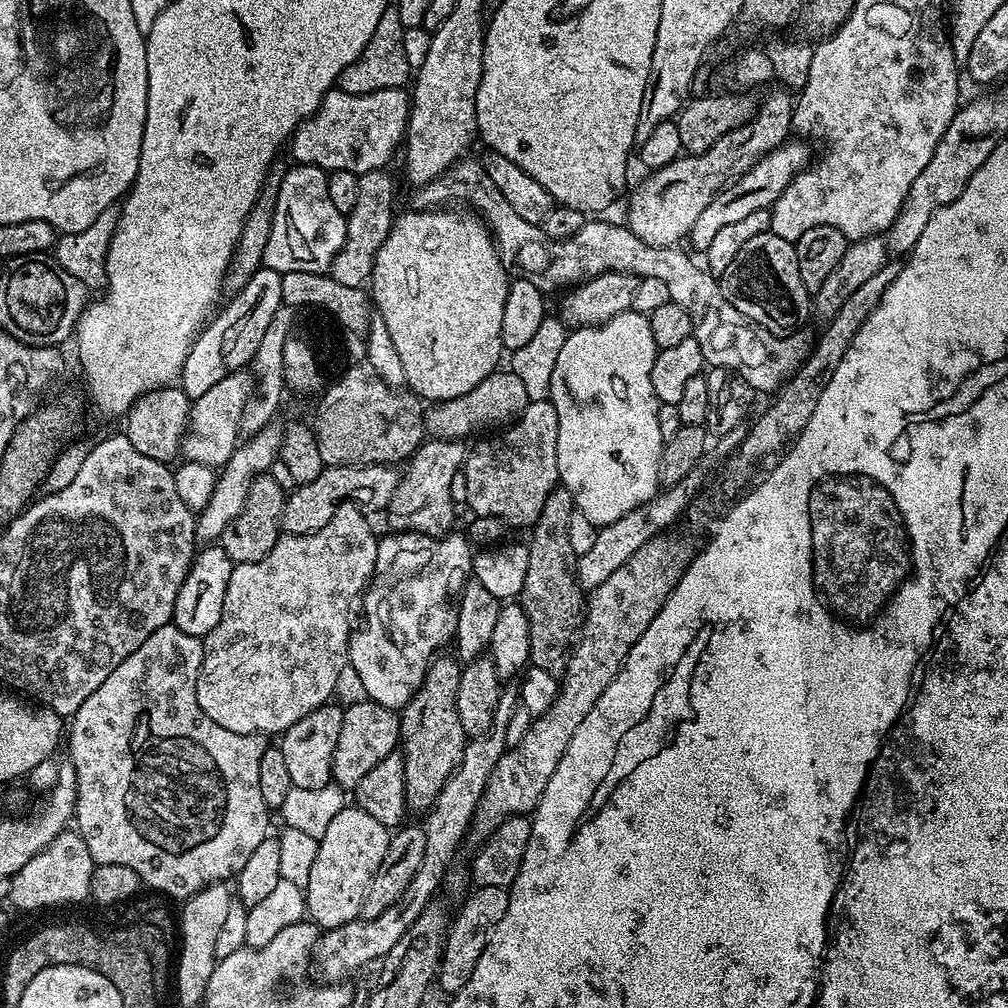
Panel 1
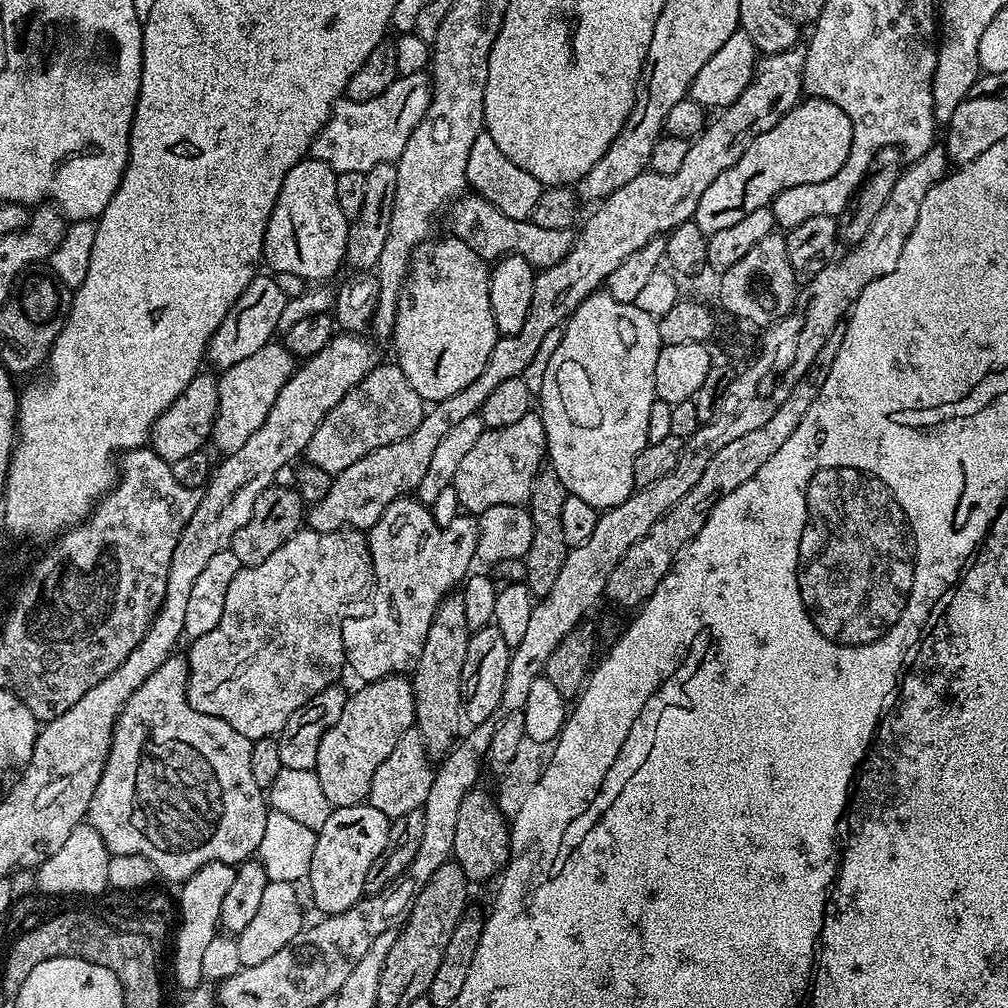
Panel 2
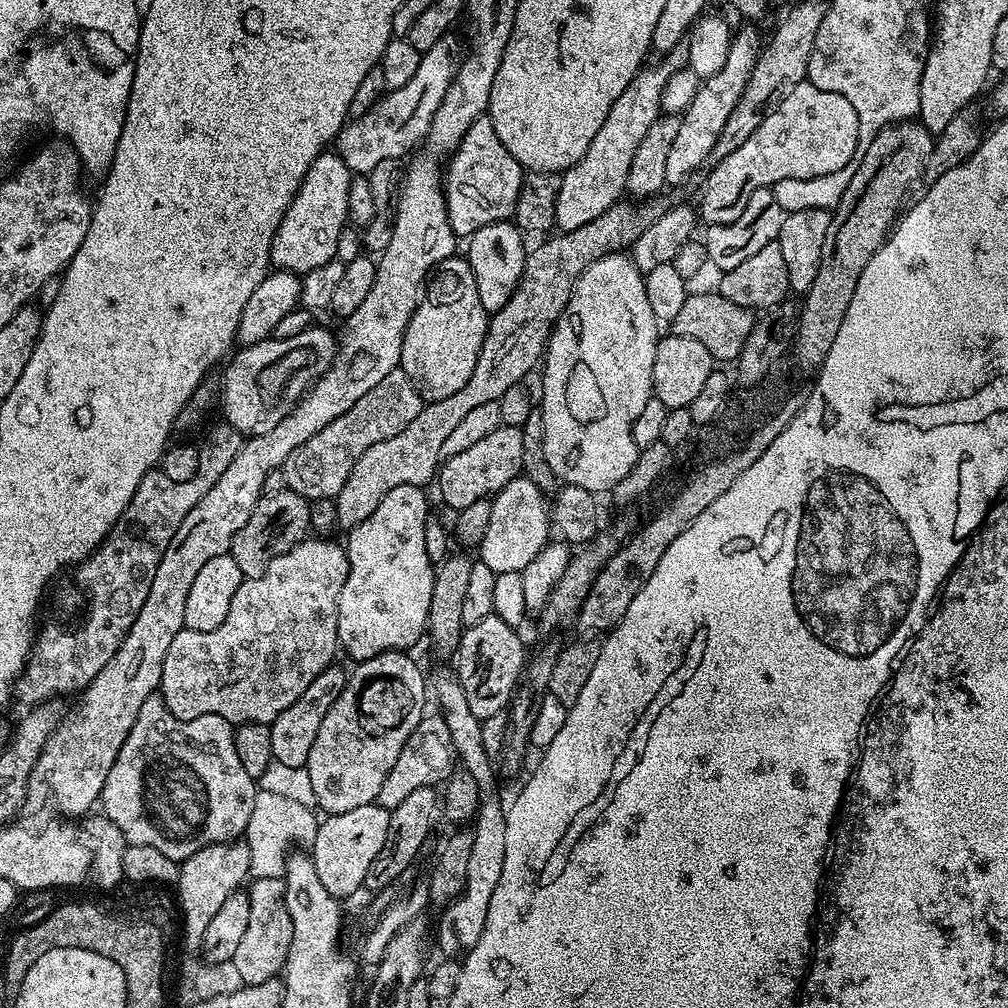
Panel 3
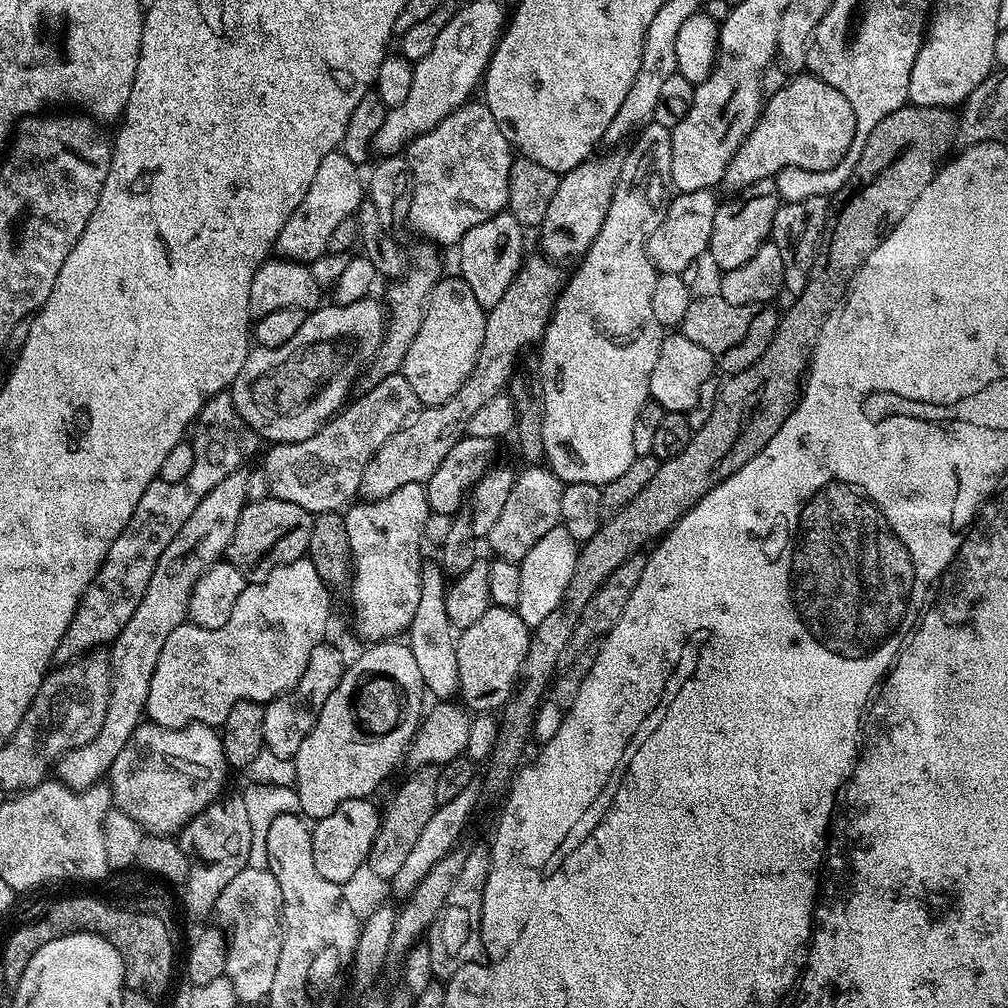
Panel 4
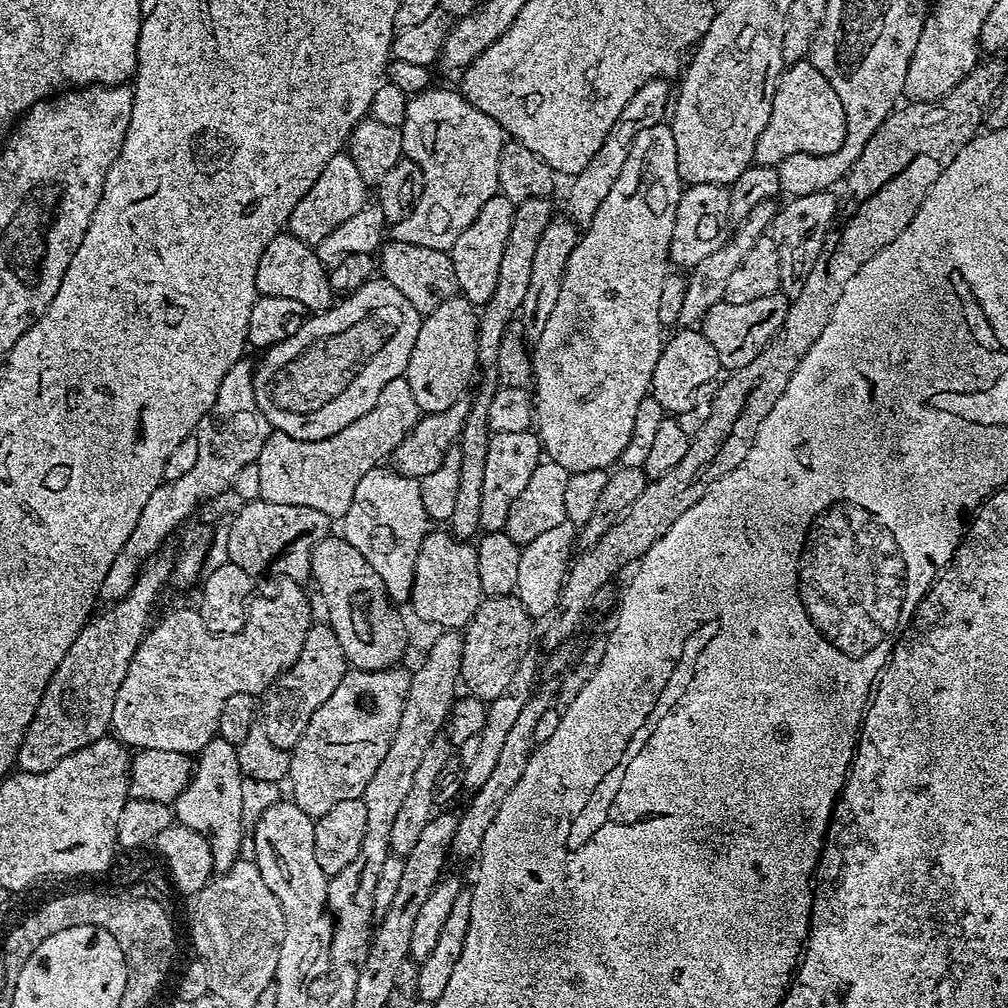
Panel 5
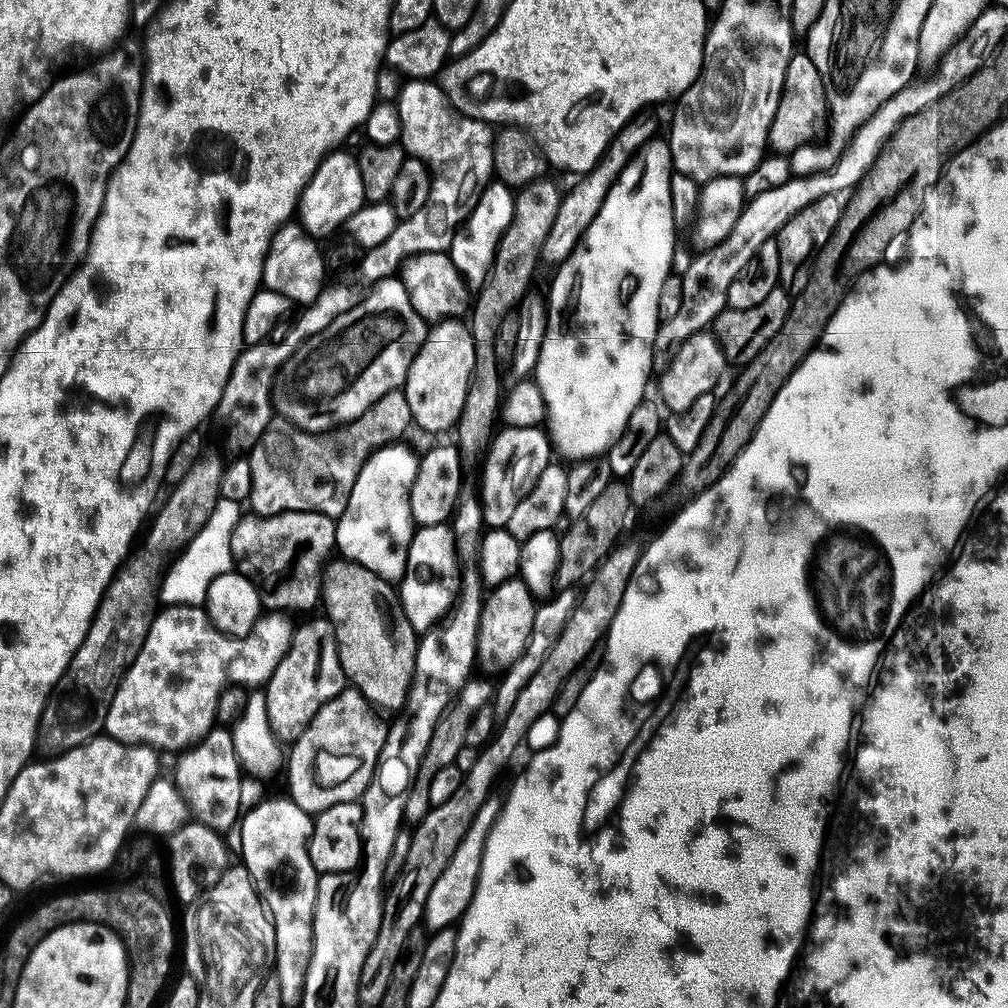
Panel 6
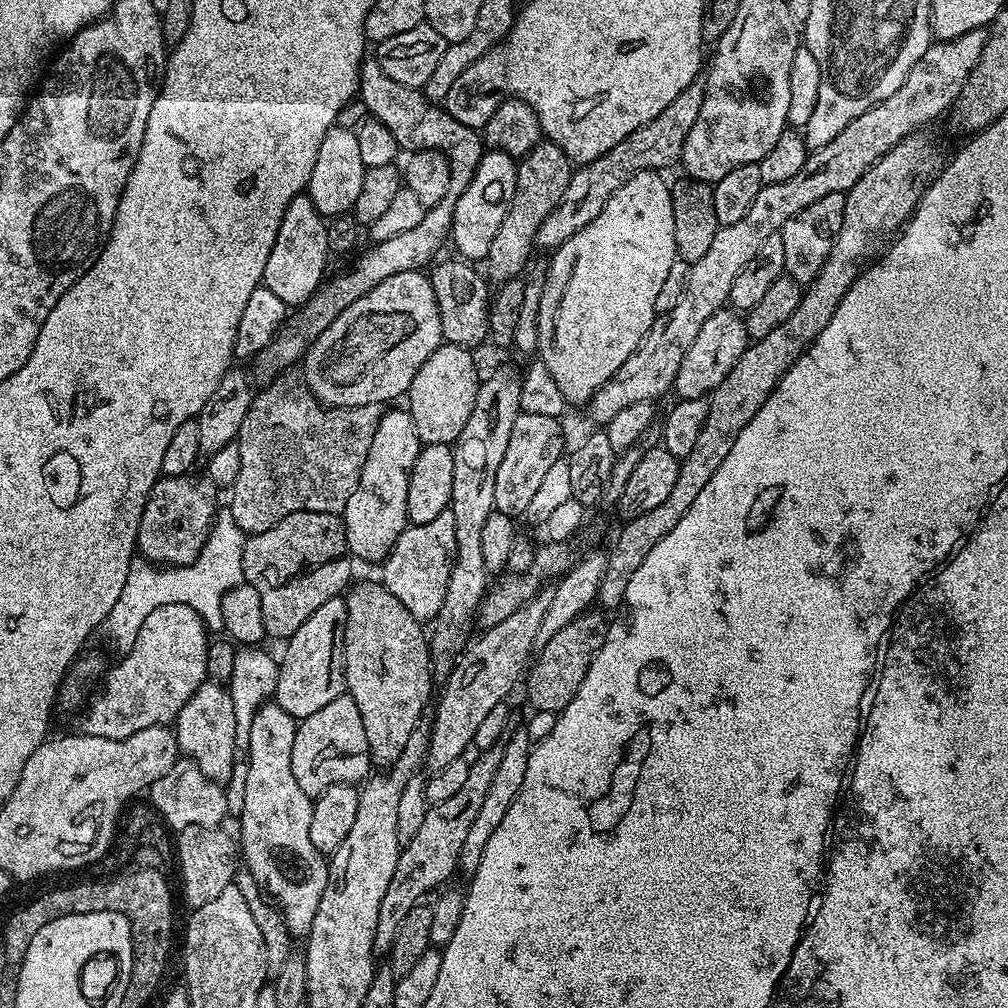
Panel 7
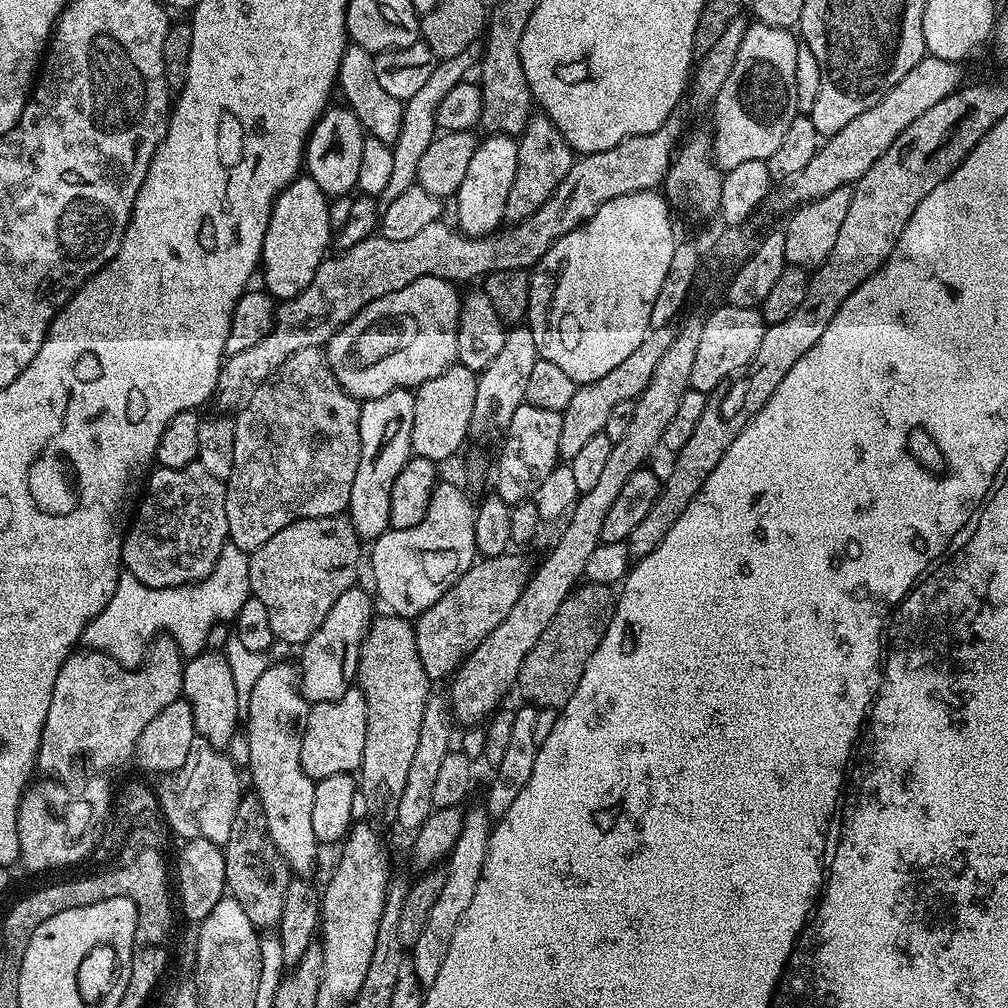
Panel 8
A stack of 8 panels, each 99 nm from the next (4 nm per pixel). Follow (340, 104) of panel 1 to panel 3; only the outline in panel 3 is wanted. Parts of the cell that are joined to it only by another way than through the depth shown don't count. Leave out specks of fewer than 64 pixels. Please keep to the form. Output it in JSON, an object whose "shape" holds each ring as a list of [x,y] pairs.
{"shape":[[[452,34],[443,36],[437,44],[430,46],[428,52],[421,55],[418,70],[414,78],[406,82],[406,86],[385,91],[371,110],[345,123],[344,128],[336,135],[334,151],[342,158],[342,162],[346,162],[351,172],[367,174],[374,170],[374,166],[378,166],[378,162],[407,157],[417,147],[415,144],[427,137],[430,122],[438,106],[442,106],[446,90],[450,90],[450,82],[456,73],[457,57],[462,52],[461,45],[460,48],[456,45],[454,37]]]}

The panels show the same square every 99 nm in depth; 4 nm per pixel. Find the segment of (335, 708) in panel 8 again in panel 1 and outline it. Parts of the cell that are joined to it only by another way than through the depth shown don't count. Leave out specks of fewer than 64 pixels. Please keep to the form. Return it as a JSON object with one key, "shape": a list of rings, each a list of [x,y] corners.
{"shape":[[[360,698],[357,704],[347,705],[342,718],[342,731],[338,733],[338,746],[334,746],[332,779],[345,790],[355,789],[358,782],[382,758],[397,751],[400,744],[400,717],[393,709]]]}

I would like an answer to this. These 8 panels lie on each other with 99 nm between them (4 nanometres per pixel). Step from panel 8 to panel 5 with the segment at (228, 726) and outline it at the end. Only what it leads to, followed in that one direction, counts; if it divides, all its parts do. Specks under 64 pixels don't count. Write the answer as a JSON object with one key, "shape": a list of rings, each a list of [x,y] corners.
{"shape":[[[213,738],[195,757],[194,771],[184,792],[174,802],[174,816],[179,823],[208,839],[212,867],[217,873],[230,870],[240,859],[242,838],[242,782],[237,745]]]}

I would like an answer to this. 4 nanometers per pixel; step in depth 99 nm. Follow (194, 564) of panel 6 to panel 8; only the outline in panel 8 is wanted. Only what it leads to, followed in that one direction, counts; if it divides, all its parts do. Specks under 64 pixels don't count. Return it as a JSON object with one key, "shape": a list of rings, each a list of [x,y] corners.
{"shape":[[[230,542],[224,545],[214,570],[198,584],[180,588],[151,588],[129,572],[121,571],[118,586],[110,602],[84,628],[82,644],[85,649],[105,652],[124,668],[138,668],[153,640],[167,634],[176,641],[181,653],[191,658],[205,651],[210,630],[216,624],[235,621],[238,610],[250,599],[249,553]]]}

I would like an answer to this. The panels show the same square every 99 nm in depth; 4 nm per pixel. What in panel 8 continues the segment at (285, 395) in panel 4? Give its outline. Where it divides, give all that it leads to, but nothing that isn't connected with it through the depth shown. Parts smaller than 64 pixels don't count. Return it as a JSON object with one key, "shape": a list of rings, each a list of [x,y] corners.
{"shape":[[[433,276],[418,278],[418,282],[410,282],[410,286],[402,286],[402,290],[394,290],[394,294],[386,294],[386,298],[378,298],[358,310],[358,314],[337,330],[326,345],[328,364],[342,390],[361,402],[382,398],[382,394],[390,394],[395,388],[415,390],[457,363],[462,296],[456,293],[456,288],[451,280]]]}

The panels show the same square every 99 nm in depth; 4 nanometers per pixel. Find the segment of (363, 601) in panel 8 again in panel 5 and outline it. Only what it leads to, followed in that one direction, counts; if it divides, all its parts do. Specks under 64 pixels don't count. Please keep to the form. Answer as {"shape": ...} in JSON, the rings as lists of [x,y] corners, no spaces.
{"shape":[[[316,622],[306,634],[306,642],[302,642],[302,654],[294,662],[294,666],[262,693],[258,704],[258,724],[266,730],[266,735],[274,746],[290,750],[302,738],[302,730],[306,730],[306,722],[314,718],[314,710],[334,694],[338,682],[342,682],[350,665],[344,659],[342,646],[338,646],[338,638],[327,623]]]}

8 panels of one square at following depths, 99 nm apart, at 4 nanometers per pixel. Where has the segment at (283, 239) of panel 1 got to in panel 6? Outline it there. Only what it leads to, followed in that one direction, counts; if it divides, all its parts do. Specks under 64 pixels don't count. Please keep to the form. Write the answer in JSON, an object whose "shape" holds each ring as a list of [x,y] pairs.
{"shape":[[[333,150],[324,157],[300,196],[298,223],[313,238],[328,236],[339,228],[341,231],[347,225],[350,214],[354,214],[366,202],[359,159],[353,153],[351,156],[348,152],[340,151],[344,150]]]}

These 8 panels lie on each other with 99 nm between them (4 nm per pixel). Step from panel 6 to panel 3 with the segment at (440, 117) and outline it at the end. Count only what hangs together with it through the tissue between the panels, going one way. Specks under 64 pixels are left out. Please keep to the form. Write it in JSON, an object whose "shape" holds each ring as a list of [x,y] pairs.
{"shape":[[[487,114],[480,116],[478,122],[474,122],[474,126],[470,126],[470,130],[466,130],[456,151],[447,157],[446,171],[442,176],[444,201],[448,207],[448,221],[456,237],[467,238],[487,224],[511,221],[516,215],[518,194],[521,186],[524,185],[525,175],[525,169],[521,168],[513,158],[510,150],[506,150],[506,146],[502,146],[502,138],[498,138],[498,134],[494,134],[492,119]]]}

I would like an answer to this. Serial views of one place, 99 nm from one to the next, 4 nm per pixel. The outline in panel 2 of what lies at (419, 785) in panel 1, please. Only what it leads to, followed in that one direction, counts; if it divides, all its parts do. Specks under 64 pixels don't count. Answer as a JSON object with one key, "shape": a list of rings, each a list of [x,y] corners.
{"shape":[[[453,590],[442,598],[434,612],[434,622],[430,622],[430,630],[426,633],[426,646],[422,646],[422,654],[410,676],[416,707],[414,726],[422,734],[428,755],[432,758],[447,756],[462,732],[460,683],[469,635],[463,591]]]}

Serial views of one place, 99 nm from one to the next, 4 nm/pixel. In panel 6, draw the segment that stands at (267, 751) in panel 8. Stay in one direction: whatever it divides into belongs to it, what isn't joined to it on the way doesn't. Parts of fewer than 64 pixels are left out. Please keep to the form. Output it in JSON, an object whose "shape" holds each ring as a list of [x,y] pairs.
{"shape":[[[269,795],[261,800],[256,807],[249,808],[243,813],[238,824],[240,852],[244,855],[242,867],[252,875],[252,880],[256,883],[264,907],[267,908],[268,914],[274,922],[274,930],[276,931],[274,974],[282,985],[282,1002],[285,1006],[296,1006],[304,996],[306,970],[310,970],[310,958],[314,946],[312,923],[314,922],[321,873],[317,872],[314,862],[310,862],[310,850],[308,849],[313,817],[302,811],[287,795],[271,796]]]}

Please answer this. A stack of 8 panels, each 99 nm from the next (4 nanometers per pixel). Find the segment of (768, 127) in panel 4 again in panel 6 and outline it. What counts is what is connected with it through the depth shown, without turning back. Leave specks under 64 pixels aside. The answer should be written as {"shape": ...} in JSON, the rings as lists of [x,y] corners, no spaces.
{"shape":[[[793,51],[790,62],[786,66],[786,78],[782,86],[778,110],[774,110],[774,122],[770,126],[768,135],[771,151],[776,154],[790,154],[798,146],[813,143],[819,137],[816,135],[819,132],[821,135],[825,127],[827,114],[828,99],[824,93],[822,74],[818,74],[818,66],[814,66],[807,51]]]}

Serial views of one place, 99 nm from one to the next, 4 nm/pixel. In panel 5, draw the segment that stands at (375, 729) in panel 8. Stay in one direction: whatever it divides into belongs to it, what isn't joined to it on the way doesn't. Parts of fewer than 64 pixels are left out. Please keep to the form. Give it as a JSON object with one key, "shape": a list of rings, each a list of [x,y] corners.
{"shape":[[[329,534],[314,546],[312,557],[310,558],[312,567],[311,583],[316,583],[316,588],[320,591],[320,600],[324,603],[326,623],[334,630],[338,638],[338,646],[342,646],[342,654],[349,665],[357,672],[377,672],[383,668],[391,668],[399,665],[404,656],[404,651],[408,648],[408,632],[404,629],[404,620],[400,617],[397,605],[386,594],[386,588],[382,578],[374,574],[374,566],[350,546],[350,542],[345,540],[343,535]]]}

